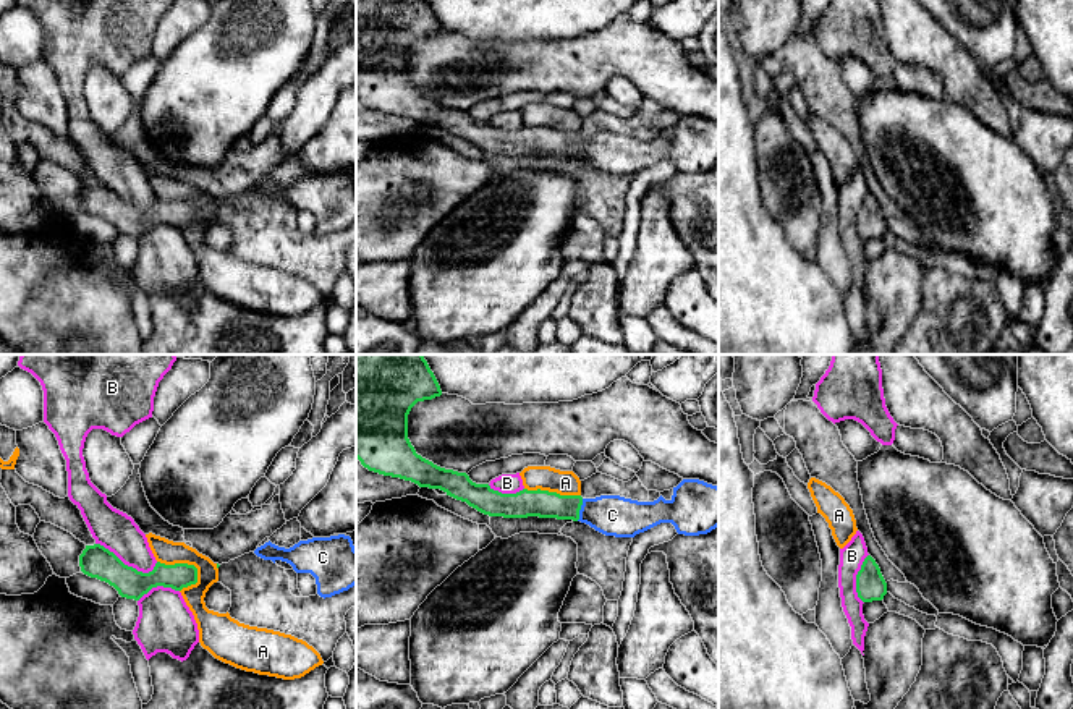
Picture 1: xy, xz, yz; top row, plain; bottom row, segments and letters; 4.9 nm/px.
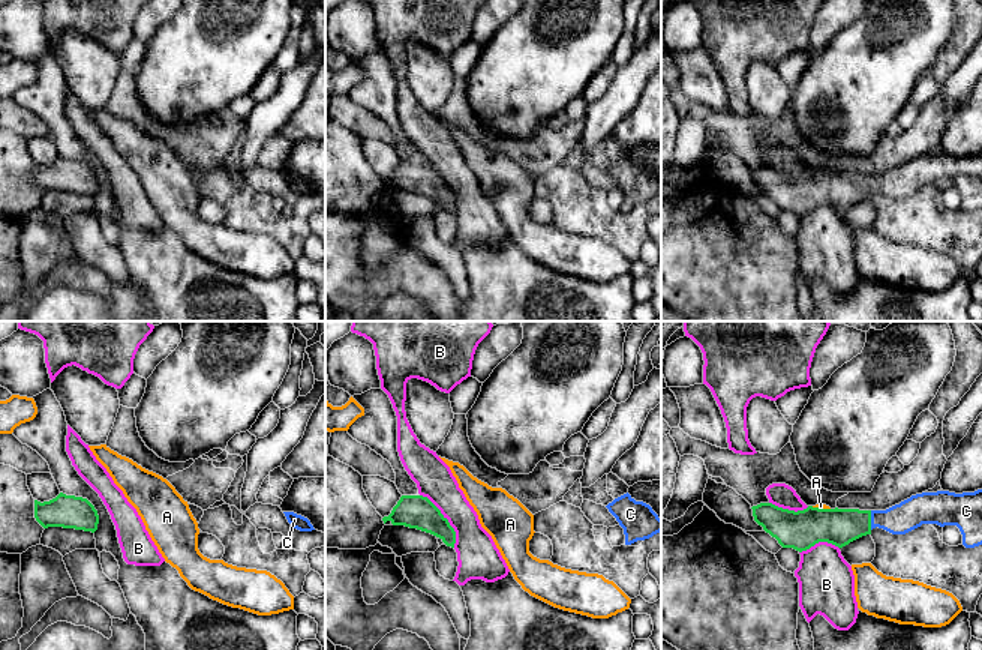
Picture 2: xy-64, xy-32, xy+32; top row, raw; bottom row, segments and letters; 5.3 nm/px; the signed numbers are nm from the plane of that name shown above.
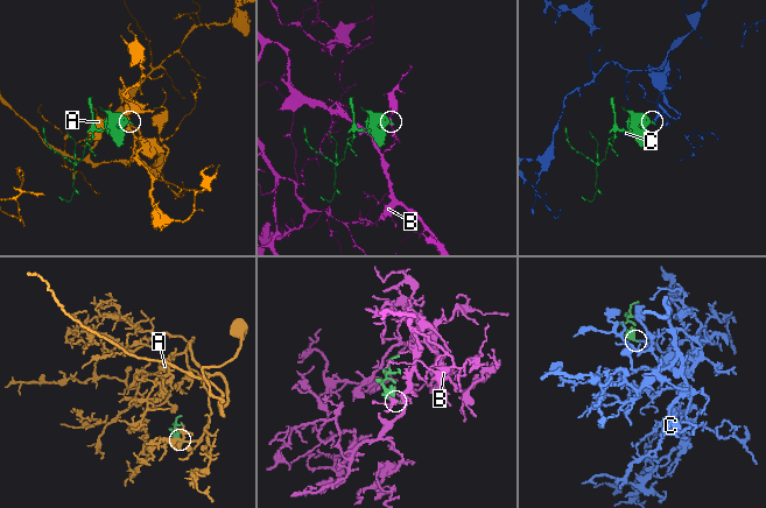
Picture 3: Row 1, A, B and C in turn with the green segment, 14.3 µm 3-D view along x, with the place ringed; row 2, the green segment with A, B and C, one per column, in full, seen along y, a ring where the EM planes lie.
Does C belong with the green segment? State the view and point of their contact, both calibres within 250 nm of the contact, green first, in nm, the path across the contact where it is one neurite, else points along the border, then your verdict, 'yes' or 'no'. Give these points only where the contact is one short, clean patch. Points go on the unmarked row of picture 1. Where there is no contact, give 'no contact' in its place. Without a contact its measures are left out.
meets green in xz at (580, 146); 140 nm thick on the green side, 200 nm on the other; runs through xz (542, 141), (580, 146), (612, 152); yes

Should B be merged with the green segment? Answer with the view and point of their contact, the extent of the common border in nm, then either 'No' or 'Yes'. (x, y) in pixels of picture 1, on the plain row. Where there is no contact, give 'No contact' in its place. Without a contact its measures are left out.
Touches green at xy (127, 203). Shared border 320 nm. No

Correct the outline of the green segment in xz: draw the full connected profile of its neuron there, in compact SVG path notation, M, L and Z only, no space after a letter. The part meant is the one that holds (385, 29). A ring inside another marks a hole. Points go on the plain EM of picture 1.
M356 0L356 96L369 108L411 118L419 125L440 126L489 154L557 155L581 159L605 173L634 175L660 160L672 160L678 172L707 172L719 163L719 125L699 117L683 117L673 133L638 139L620 133L583 136L549 128L523 126L502 131L489 121L476 121L466 110L445 107L416 91L408 76L408 52L418 39L440 34L440 23L427 0Z

